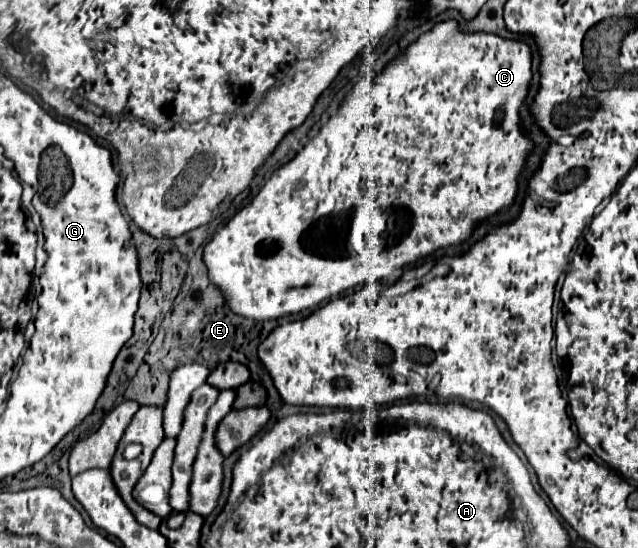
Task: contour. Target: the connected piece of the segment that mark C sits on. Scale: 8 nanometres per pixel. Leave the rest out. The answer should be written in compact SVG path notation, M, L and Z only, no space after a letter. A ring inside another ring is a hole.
M445 21L445 23L437 23L431 29L431 33L421 35L399 57L395 57L395 61L391 61L383 69L383 73L373 79L373 85L360 87L357 83L351 95L341 105L341 109L337 111L337 115L329 119L329 123L319 131L317 137L309 141L304 146L305 149L291 163L277 169L271 175L271 179L265 183L265 187L259 191L259 195L251 201L251 205L241 209L205 245L205 263L211 275L211 281L219 285L221 291L227 295L227 303L231 311L243 317L251 317L251 319L277 319L281 315L299 313L303 309L315 309L321 305L321 301L333 295L339 295L355 285L363 285L371 279L373 281L387 279L395 275L397 271L401 271L405 265L419 261L421 257L437 251L439 247L447 247L453 243L457 245L465 241L471 235L471 229L479 221L483 221L485 217L501 209L507 209L515 199L517 177L521 175L529 149L533 147L533 143L529 143L529 139L519 127L519 107L525 103L527 85L531 79L531 53L529 51L531 49L523 41L511 41L511 39L503 39L491 33L465 35L465 33L459 33L455 21ZM435 87L437 87L439 97L427 97L427 95L423 97L423 89L435 89ZM499 111L503 113L501 119L497 119Z

